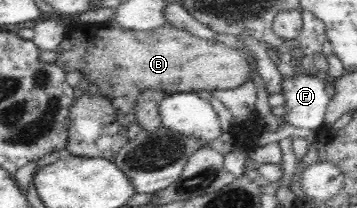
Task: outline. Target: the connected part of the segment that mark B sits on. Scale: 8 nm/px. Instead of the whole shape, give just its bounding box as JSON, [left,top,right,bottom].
[56,22,250,128]

